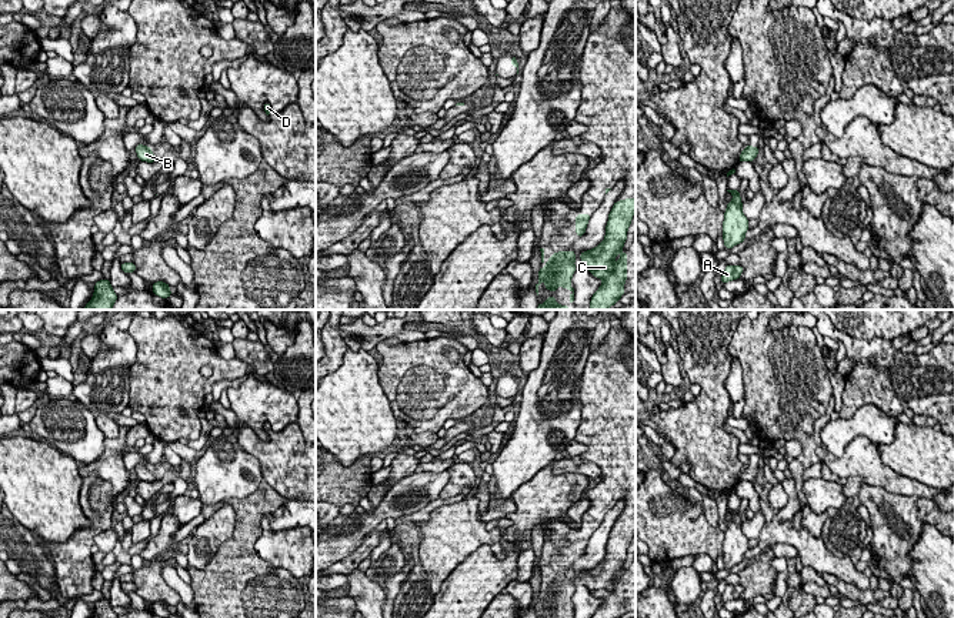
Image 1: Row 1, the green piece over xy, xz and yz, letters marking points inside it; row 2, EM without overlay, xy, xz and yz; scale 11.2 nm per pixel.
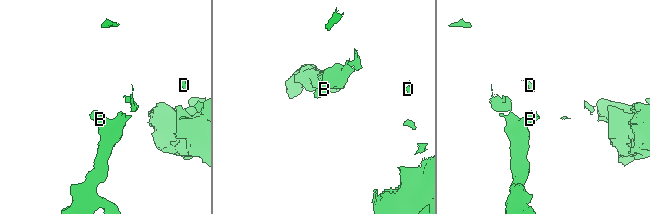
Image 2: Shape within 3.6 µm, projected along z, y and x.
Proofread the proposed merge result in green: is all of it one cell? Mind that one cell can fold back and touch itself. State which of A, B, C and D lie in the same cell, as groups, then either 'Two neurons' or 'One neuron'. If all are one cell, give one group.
Groups: A B C D. One neuron

